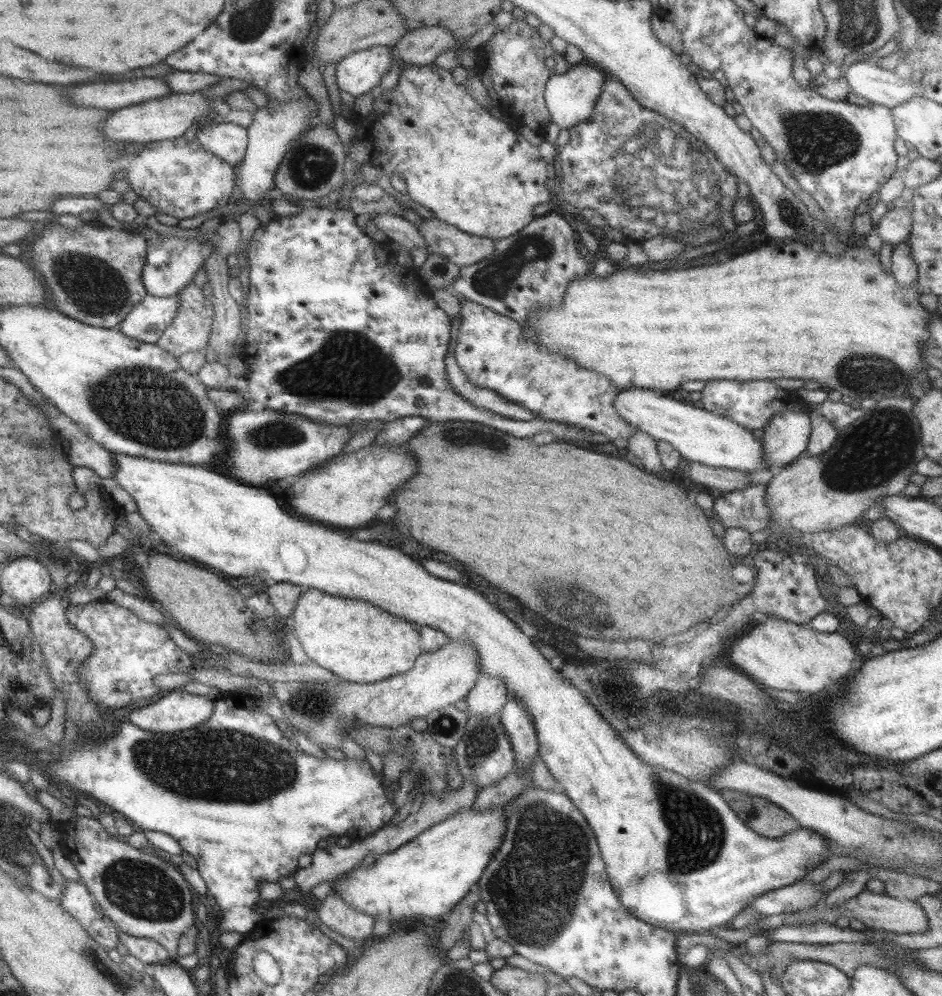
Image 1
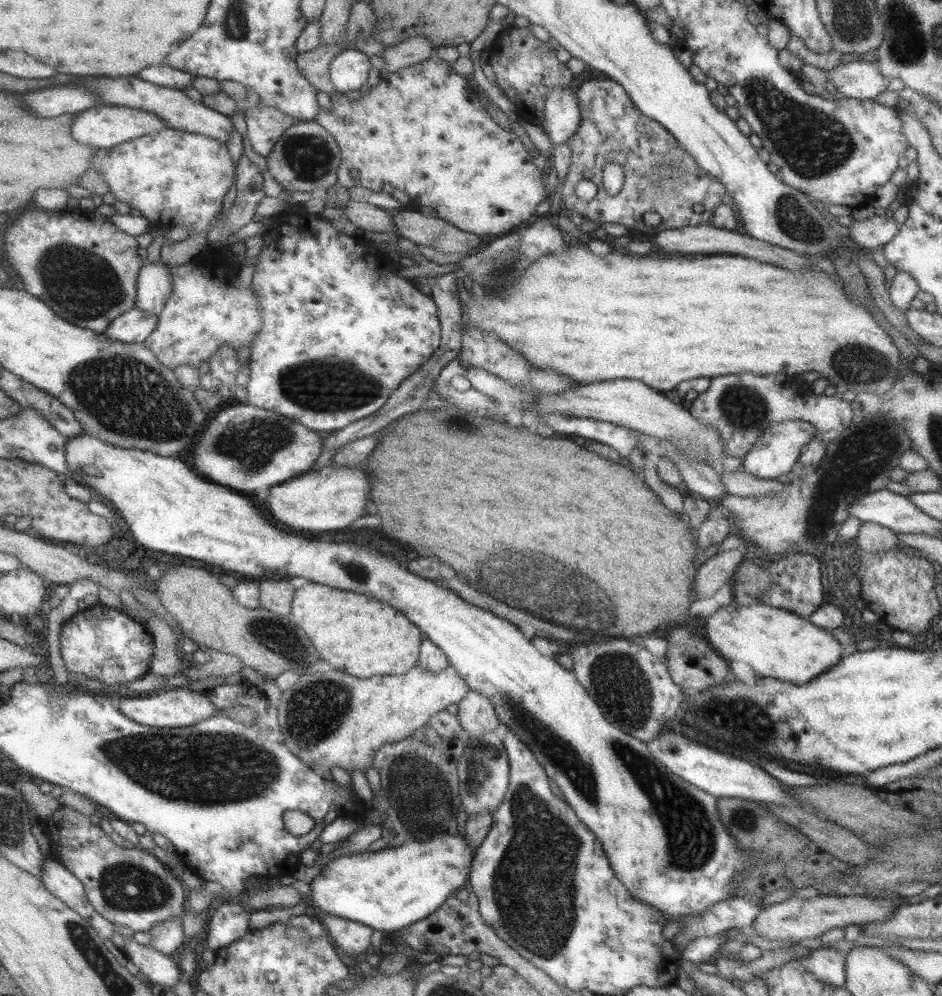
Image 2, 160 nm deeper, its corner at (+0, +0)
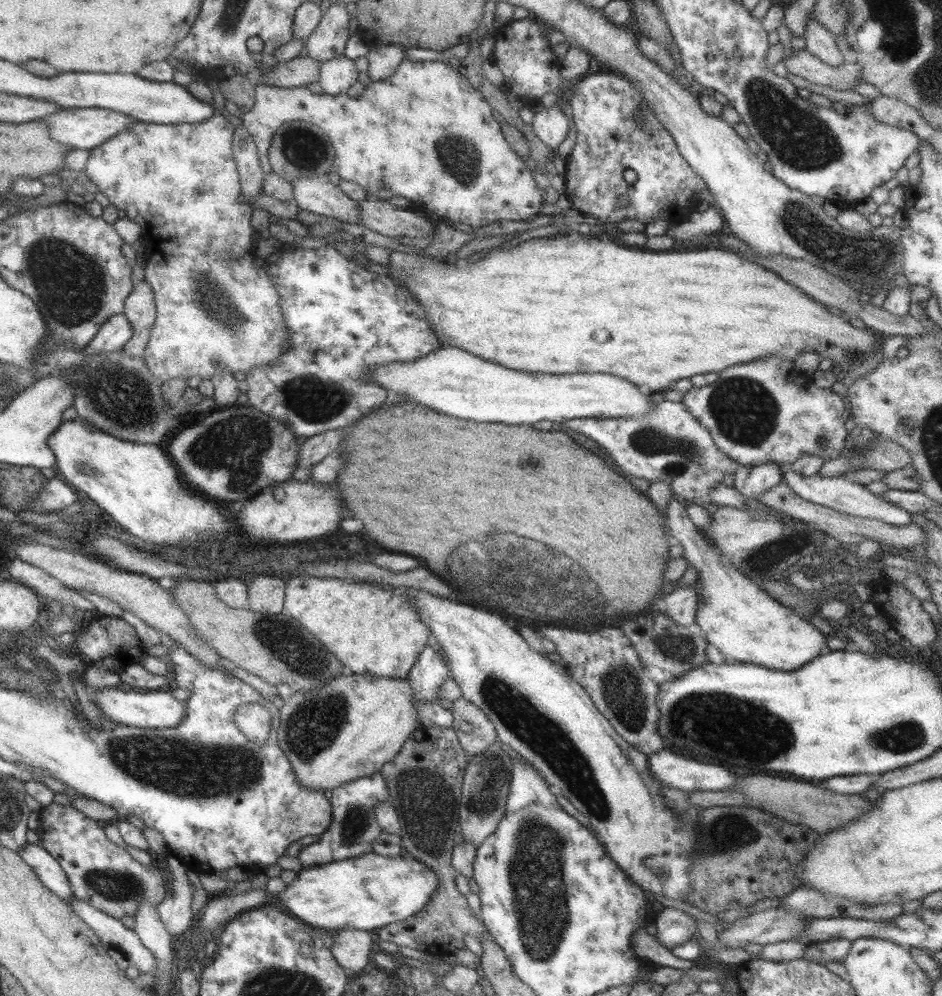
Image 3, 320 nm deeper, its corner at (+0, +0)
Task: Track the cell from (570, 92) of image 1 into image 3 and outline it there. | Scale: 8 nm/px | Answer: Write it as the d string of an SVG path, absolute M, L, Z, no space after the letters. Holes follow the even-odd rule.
M556 104L551 108L535 109L530 126L533 132L536 133L537 138L547 148L550 148L551 152L556 152L556 148L565 138L568 131L567 119Z

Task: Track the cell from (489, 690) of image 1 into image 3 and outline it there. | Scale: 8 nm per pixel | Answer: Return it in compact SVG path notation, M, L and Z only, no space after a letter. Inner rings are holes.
M461 697L451 704L451 727L463 752L471 757L487 750L497 741L493 724L467 699Z

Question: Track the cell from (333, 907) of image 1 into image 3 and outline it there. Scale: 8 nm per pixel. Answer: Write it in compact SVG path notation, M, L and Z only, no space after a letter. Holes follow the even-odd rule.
M342 928L332 933L330 951L343 971L357 972L367 964L374 933L353 928Z

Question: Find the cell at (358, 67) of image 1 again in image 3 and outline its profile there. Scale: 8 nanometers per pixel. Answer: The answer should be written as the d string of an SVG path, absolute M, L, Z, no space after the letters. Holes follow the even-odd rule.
M339 56L327 59L318 66L319 78L316 80L322 92L329 95L345 93L347 88L357 81L357 69L353 60Z

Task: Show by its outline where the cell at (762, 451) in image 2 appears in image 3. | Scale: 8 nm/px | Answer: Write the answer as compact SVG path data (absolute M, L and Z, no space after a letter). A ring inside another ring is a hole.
M764 462L759 466L739 466L732 476L733 488L745 496L749 503L757 501L761 493L782 482L783 466Z

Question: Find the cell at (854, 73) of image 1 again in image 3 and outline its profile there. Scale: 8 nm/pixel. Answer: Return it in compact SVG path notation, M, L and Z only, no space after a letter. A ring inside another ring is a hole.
M791 49L786 56L782 54L782 63L787 73L800 76L803 80L819 86L830 86L835 90L852 90L853 85L862 82L856 62L827 66L807 52L807 49Z

